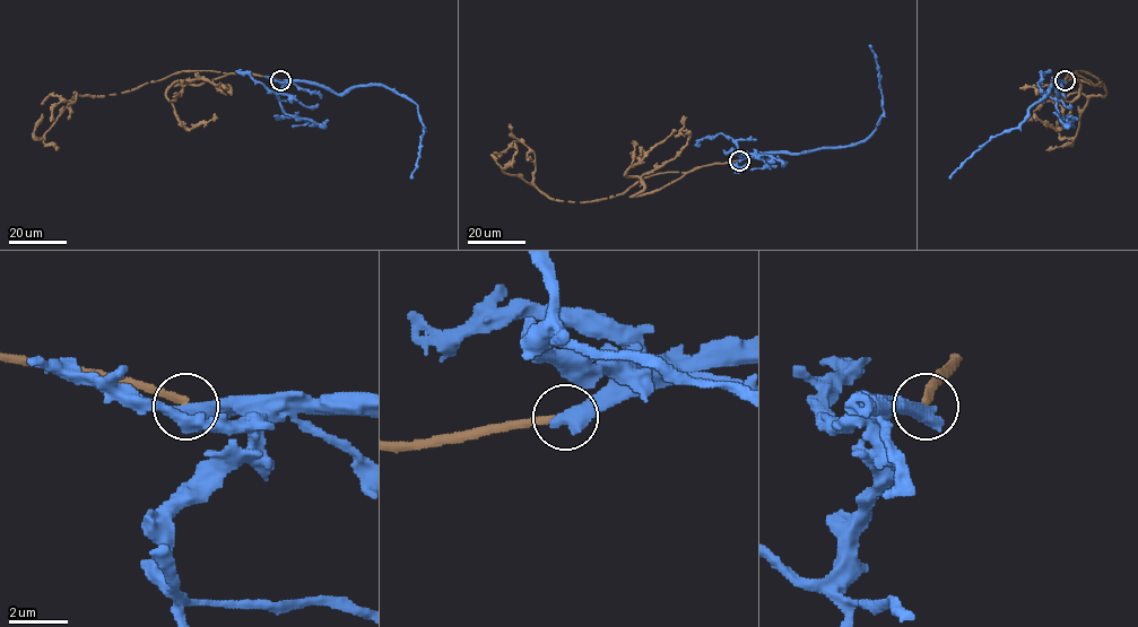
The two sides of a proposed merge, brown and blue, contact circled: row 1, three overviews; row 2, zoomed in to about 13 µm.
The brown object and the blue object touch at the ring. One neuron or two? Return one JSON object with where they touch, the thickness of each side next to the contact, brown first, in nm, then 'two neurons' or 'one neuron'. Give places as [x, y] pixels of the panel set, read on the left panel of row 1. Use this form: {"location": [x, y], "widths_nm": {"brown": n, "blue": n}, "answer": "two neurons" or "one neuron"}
{"location": [280, 80], "widths_nm": {"brown": 240, "blue": 600}, "answer": "two neurons"}

